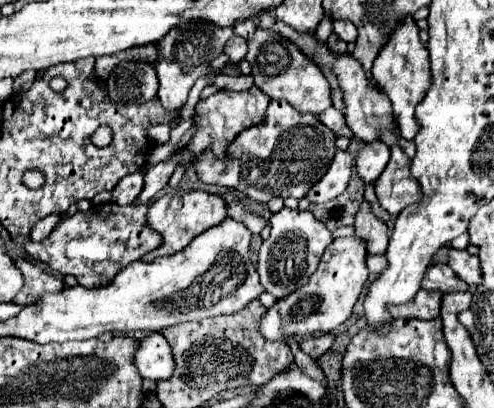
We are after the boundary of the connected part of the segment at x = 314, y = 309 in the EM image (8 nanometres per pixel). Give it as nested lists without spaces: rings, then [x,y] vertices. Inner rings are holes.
[[[359,236],[335,238],[325,250],[325,256],[321,256],[321,264],[317,272],[309,278],[309,282],[301,286],[297,292],[289,294],[287,298],[281,298],[273,308],[267,310],[267,314],[261,320],[261,334],[267,340],[285,340],[289,334],[293,336],[309,336],[315,332],[325,334],[341,326],[351,316],[351,310],[369,278],[365,260],[367,260],[365,240],[361,240]]]

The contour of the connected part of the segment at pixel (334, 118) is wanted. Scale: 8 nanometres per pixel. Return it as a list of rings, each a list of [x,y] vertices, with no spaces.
[[[333,106],[331,108],[327,108],[325,112],[321,112],[319,116],[317,116],[335,136],[347,136],[347,138],[351,138],[353,136],[353,132],[349,130],[349,126],[345,124],[345,116],[343,116],[343,112],[339,112],[339,110],[335,110]]]

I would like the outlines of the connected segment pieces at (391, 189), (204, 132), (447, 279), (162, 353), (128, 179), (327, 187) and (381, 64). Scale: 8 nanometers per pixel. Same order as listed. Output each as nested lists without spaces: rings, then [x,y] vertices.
[[[391,146],[391,160],[383,174],[375,180],[375,194],[385,212],[397,216],[405,206],[421,198],[421,188],[409,172],[411,158],[401,146]]]
[[[253,86],[253,88],[247,90],[247,92],[219,90],[217,94],[209,96],[207,100],[201,100],[201,102],[197,104],[197,108],[195,108],[195,124],[193,124],[193,128],[195,128],[197,132],[195,132],[193,140],[187,144],[187,148],[185,148],[185,150],[189,150],[189,154],[191,154],[191,162],[187,164],[187,168],[193,166],[193,160],[195,160],[201,152],[205,152],[205,148],[211,148],[211,150],[215,152],[215,156],[223,158],[225,152],[227,152],[229,142],[231,142],[241,130],[245,130],[245,128],[249,128],[249,126],[255,126],[255,124],[259,124],[259,122],[263,120],[269,102],[271,102],[271,98],[265,96],[257,86]]]
[[[433,272],[433,276],[427,274],[427,278],[423,282],[423,288],[451,292],[451,290],[467,290],[467,284],[461,278],[457,278],[455,274],[451,278],[447,272]]]
[[[159,332],[143,336],[137,342],[133,364],[137,364],[137,370],[141,372],[143,378],[151,378],[155,382],[167,380],[171,376],[171,370],[175,368],[171,348]]]
[[[135,172],[135,174],[121,178],[121,182],[117,182],[117,188],[111,192],[113,202],[119,206],[131,204],[137,198],[137,194],[141,192],[141,186],[143,186],[143,174],[141,172]]]
[[[337,150],[329,172],[325,172],[325,176],[313,184],[313,188],[305,194],[305,200],[313,202],[313,204],[323,204],[325,200],[333,200],[337,198],[341,192],[345,192],[349,176],[351,176],[351,166],[353,166],[353,158],[351,154],[347,154],[345,150]]]
[[[405,18],[405,22],[399,24],[393,30],[391,42],[387,42],[383,46],[383,50],[379,52],[379,56],[377,56],[375,64],[373,64],[373,78],[377,80],[377,84],[383,88],[383,92],[391,100],[399,134],[405,140],[413,140],[415,134],[417,134],[415,106],[423,100],[423,96],[425,96],[425,92],[429,88],[429,82],[431,82],[427,48],[419,40],[419,28],[417,28],[413,18]]]

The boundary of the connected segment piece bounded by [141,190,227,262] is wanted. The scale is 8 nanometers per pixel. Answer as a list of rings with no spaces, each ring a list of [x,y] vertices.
[[[193,190],[193,192],[183,192],[183,194],[165,194],[165,196],[161,196],[147,210],[147,226],[151,230],[159,232],[163,242],[161,242],[159,248],[145,254],[141,260],[143,262],[153,262],[157,256],[169,256],[169,254],[175,254],[175,252],[183,250],[197,234],[205,232],[207,228],[213,228],[213,226],[221,224],[225,220],[225,216],[227,216],[225,200],[217,194]]]

